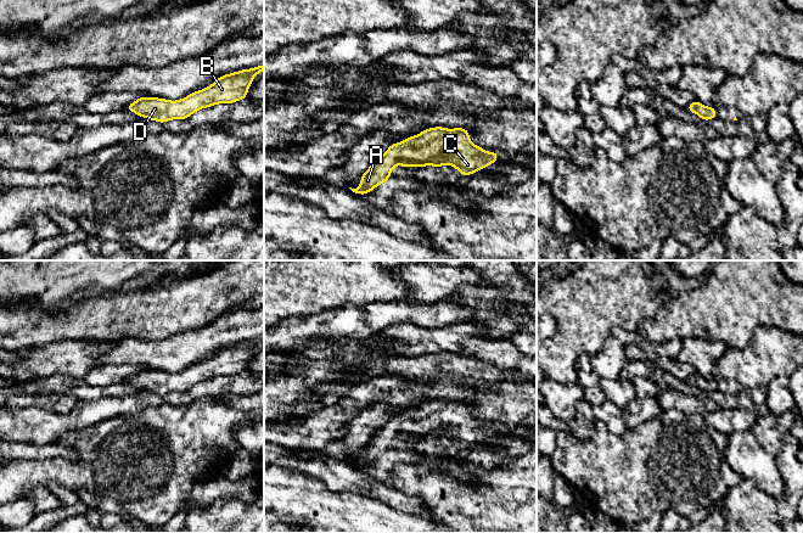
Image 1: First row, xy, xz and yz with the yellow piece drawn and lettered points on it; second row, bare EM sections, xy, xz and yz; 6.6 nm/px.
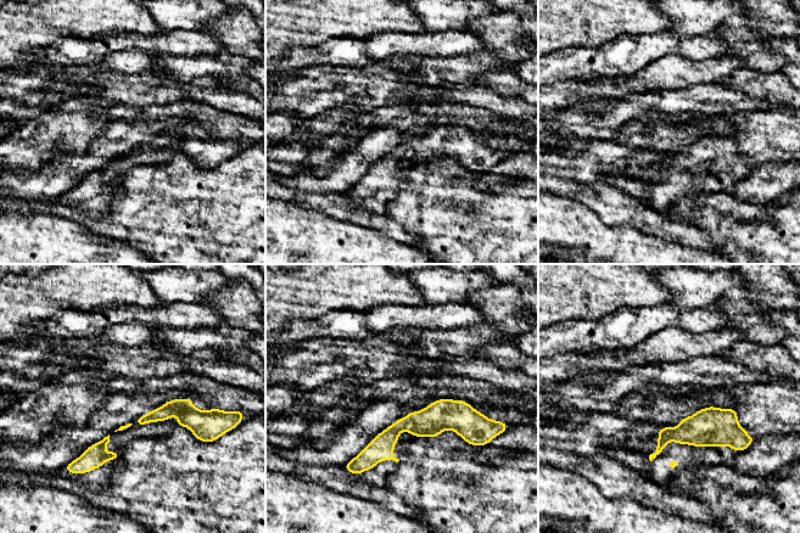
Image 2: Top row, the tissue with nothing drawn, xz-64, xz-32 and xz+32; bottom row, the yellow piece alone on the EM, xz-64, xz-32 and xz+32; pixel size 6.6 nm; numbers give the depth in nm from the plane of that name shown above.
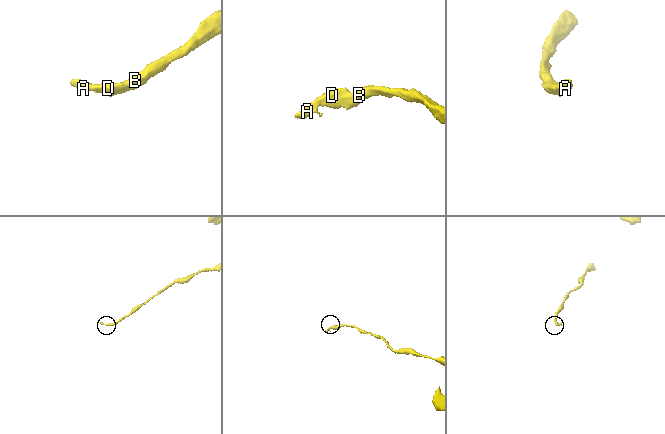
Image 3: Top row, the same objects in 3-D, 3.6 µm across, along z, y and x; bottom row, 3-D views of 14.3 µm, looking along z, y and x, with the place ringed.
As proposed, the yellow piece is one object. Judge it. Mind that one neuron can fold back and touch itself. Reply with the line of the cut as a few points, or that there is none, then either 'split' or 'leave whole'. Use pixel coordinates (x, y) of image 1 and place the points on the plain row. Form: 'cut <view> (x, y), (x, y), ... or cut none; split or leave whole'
cut none; leave whole

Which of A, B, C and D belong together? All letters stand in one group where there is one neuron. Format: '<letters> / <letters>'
A B C D

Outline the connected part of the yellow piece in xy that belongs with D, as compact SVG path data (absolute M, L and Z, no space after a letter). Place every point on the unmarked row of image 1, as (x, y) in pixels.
M264 336L254 341L221 348L208 360L195 364L178 374L141 369L129 376L125 382L158 395L165 395L170 392L184 393L201 381L246 371L253 349L262 347L263 343Z

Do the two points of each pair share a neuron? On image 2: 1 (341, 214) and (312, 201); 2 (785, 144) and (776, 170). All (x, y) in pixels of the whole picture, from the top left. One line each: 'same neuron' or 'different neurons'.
1: same neuron
2: different neurons

